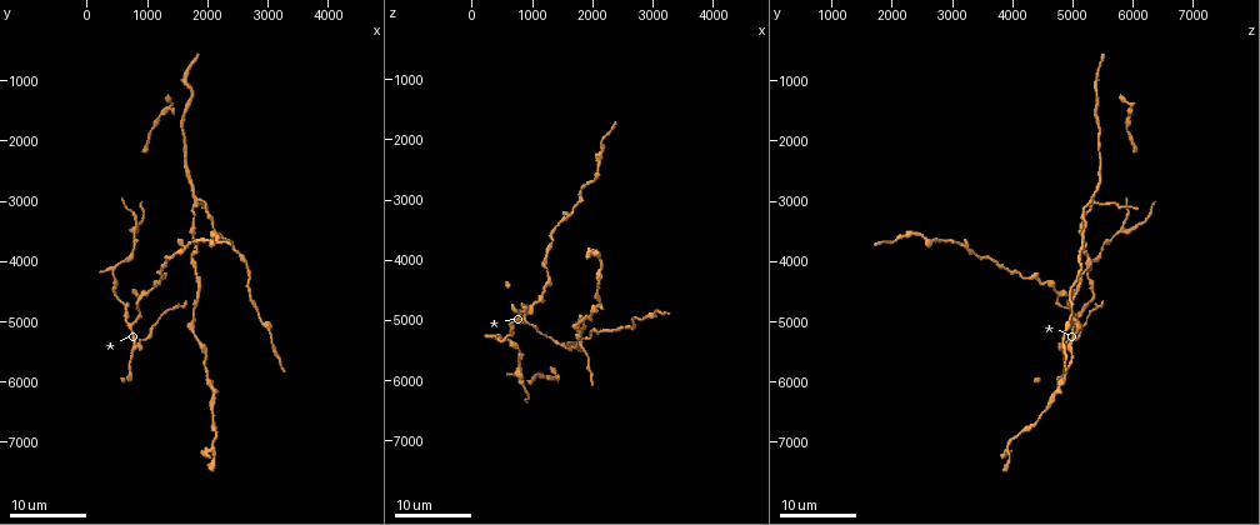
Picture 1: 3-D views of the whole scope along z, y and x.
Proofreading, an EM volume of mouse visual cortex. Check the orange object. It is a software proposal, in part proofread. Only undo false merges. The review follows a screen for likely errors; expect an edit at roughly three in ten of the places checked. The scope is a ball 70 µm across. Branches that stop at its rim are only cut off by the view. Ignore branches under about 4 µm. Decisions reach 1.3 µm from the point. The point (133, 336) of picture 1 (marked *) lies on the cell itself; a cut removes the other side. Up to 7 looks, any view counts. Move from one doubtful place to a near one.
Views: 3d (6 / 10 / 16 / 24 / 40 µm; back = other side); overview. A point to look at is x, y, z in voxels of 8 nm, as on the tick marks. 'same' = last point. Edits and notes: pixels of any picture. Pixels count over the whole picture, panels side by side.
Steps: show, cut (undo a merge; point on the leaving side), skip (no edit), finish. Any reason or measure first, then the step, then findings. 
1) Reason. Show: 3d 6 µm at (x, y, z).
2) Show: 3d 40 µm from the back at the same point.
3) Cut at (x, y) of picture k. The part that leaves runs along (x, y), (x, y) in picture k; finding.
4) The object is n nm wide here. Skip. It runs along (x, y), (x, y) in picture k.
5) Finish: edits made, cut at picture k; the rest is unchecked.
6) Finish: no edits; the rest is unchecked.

Small branch off a trunk. Show: 3d 16 µm at (1600, 3750, 3250).

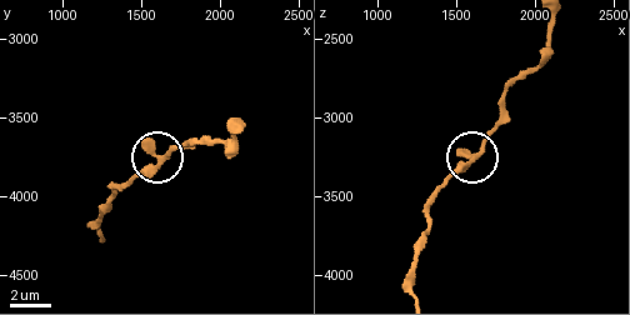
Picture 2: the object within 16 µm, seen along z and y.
Show: 3d 6 µm at (1620, 3740, 3240).

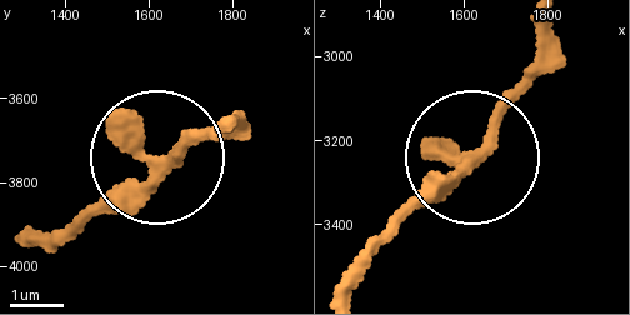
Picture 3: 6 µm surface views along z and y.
The object is 250 nm wide here. Skip. It runs along (344, 283), (550, 59) in picture 3; one cell here.

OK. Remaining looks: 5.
Thick turns thin. Show: 3d 16 µm at (1500, 4750, 5450).

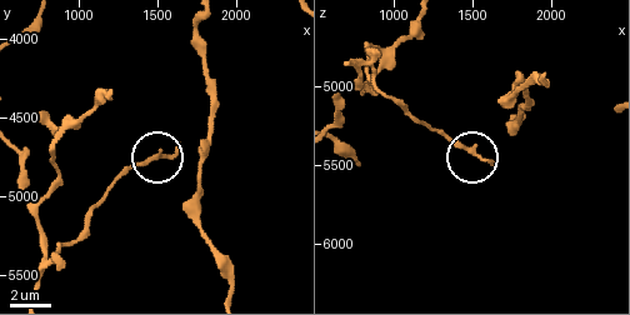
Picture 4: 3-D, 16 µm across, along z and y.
Zoom in. Show: 3d 10 µm at (1500, 4740, 5400).

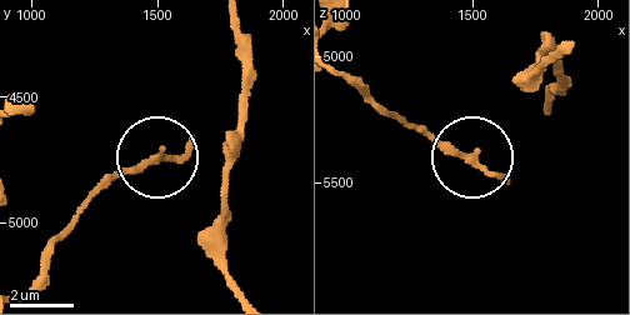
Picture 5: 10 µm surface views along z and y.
Skip. Continuous, no second cell.

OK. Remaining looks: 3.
Narrows sharply. Show: 3d 16 µm at (1850, 4600, 5050).

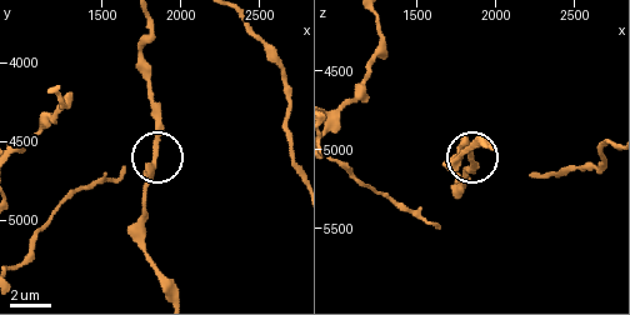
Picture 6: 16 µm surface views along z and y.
Show: 3d 6 µm at (1860, 4560, 5040).

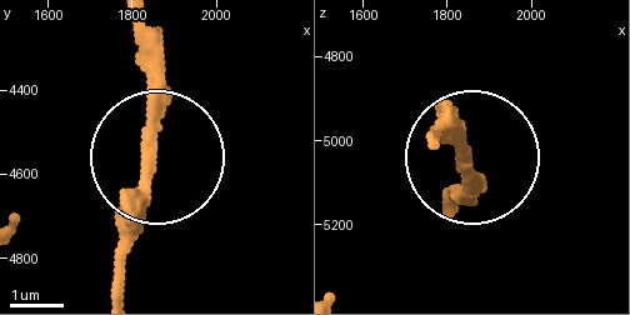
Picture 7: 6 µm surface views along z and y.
The object is 220 nm wide here. Skip. Continuous, no second cell.

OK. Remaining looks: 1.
Finish: no edits; the rest is unchecked.

